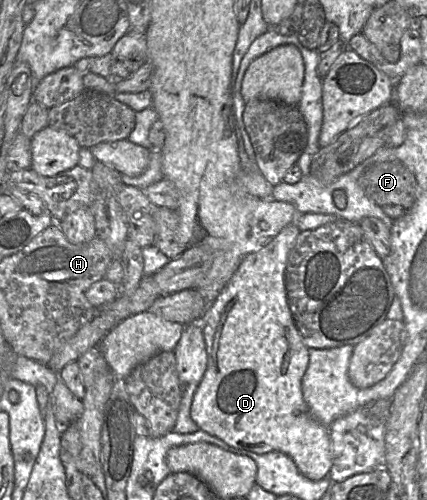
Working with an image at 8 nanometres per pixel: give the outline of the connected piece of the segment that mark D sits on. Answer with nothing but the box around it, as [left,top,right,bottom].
[191,221,332,481]

